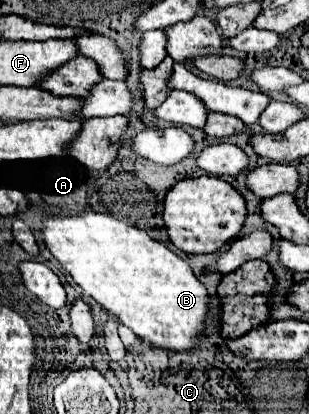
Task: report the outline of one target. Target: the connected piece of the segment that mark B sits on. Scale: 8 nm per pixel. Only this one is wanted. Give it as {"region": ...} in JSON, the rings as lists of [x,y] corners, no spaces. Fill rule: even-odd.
{"region":[[[83,211],[59,219],[45,219],[41,233],[45,247],[65,267],[73,281],[103,309],[119,317],[121,323],[127,325],[143,341],[171,351],[191,351],[191,347],[201,339],[199,333],[205,323],[205,313],[209,311],[207,289],[201,281],[197,281],[187,261],[177,257],[163,243],[151,239],[147,231],[105,213]]]}

